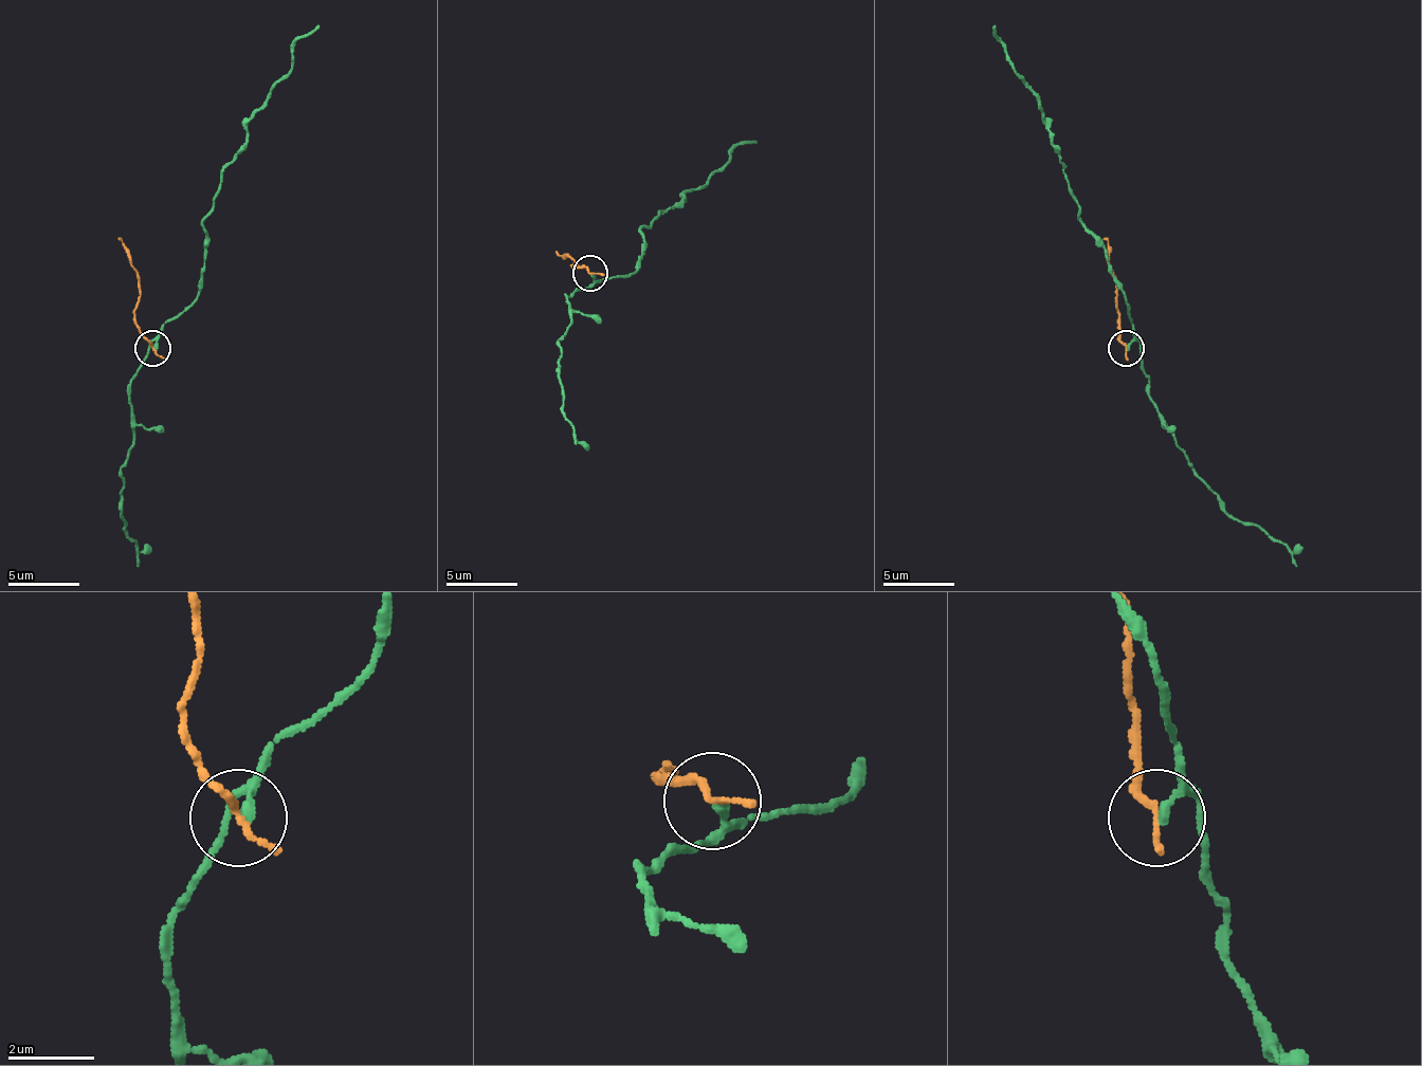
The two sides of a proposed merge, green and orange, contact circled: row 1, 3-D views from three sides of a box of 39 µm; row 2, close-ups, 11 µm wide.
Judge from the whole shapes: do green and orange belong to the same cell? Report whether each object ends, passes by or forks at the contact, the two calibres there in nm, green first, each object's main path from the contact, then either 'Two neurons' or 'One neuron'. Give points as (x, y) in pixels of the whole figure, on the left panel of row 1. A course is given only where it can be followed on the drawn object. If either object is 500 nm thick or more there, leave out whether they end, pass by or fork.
At the ring green passes by. At the ring orange passes by. Thickness 160 nm (green) against 120 nm. Course of green: (153, 348), (193, 301), (203, 222), (247, 140), (247, 118), (317, 25). Course of orange: (153, 348), (135, 323), (139, 276), (117, 237). Two neurons

